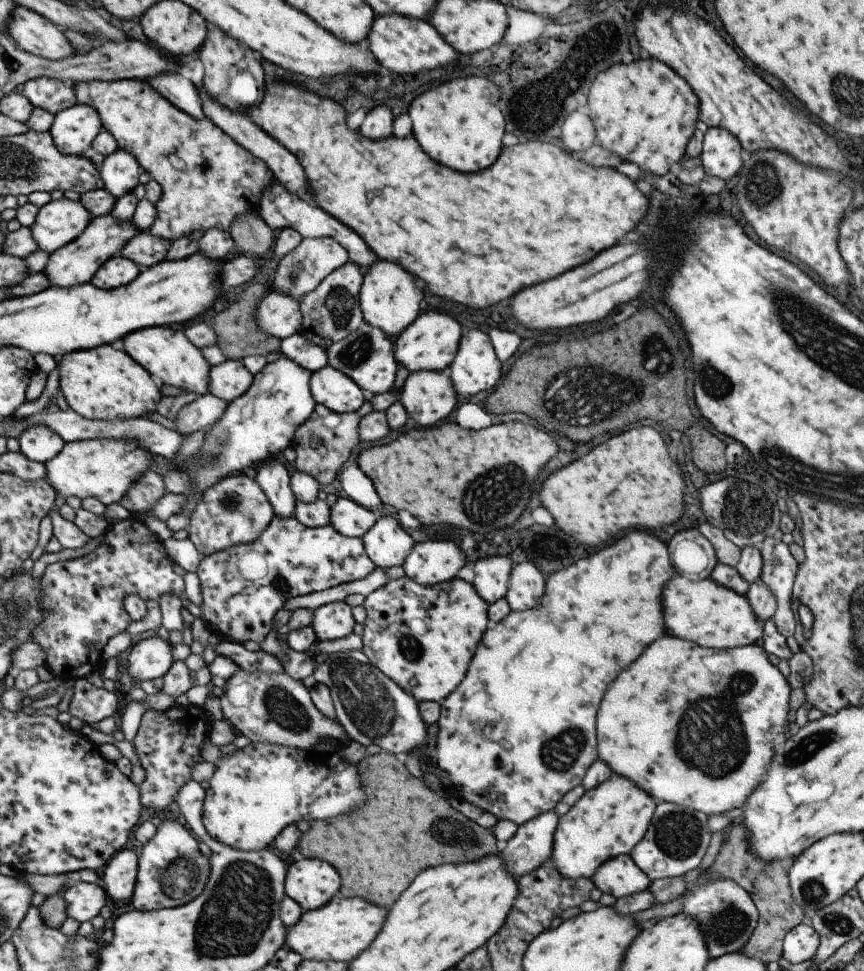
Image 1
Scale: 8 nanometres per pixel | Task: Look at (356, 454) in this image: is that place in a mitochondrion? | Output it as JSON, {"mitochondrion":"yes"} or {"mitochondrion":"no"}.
{"mitochondrion":"no"}

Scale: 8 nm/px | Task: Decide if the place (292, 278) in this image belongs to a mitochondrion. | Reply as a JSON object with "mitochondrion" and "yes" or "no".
{"mitochondrion":"yes"}

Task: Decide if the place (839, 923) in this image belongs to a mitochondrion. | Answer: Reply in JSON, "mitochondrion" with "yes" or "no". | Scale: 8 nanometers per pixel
{"mitochondrion":"yes"}

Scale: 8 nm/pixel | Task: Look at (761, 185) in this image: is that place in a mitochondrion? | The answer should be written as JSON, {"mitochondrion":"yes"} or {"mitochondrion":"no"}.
{"mitochondrion":"yes"}

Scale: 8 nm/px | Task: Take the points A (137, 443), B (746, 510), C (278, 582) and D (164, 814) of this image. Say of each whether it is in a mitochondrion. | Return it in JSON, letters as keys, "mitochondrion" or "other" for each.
{"A":"other","B":"mitochondrion","C":"mitochondrion","D":"other"}

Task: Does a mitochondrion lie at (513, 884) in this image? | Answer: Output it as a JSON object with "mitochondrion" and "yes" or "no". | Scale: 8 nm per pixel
{"mitochondrion":"no"}

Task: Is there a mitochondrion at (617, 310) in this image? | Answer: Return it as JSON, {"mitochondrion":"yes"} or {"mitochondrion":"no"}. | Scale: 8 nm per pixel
{"mitochondrion":"no"}

